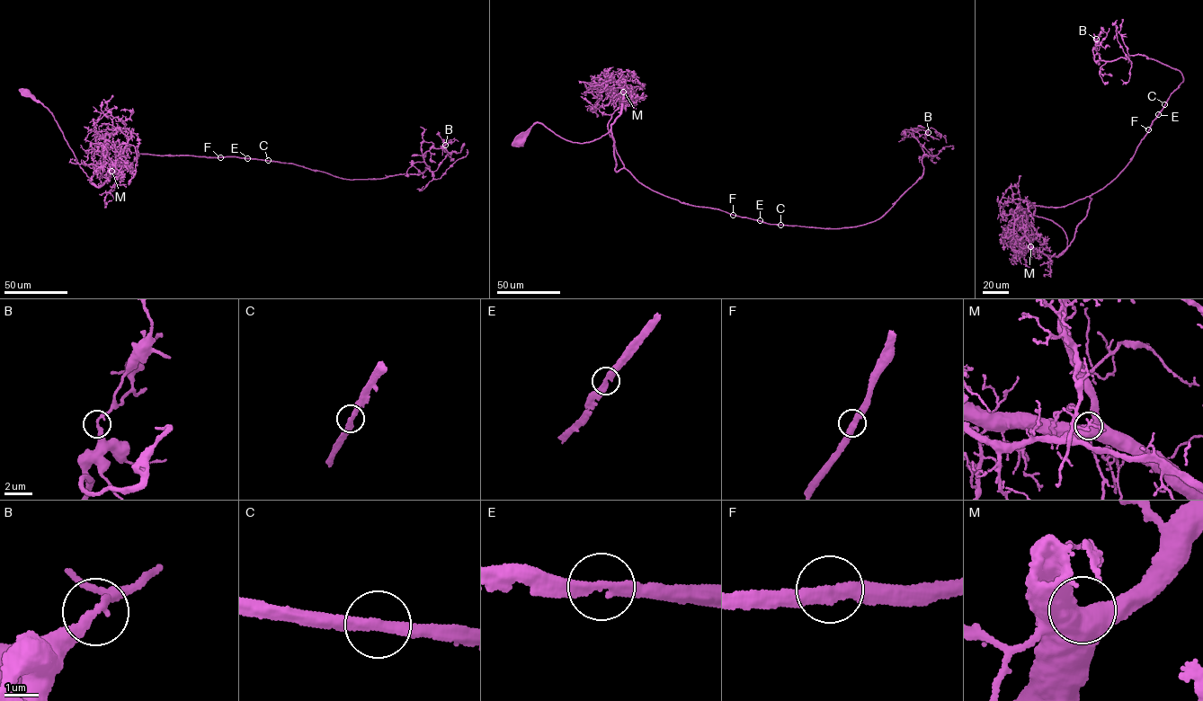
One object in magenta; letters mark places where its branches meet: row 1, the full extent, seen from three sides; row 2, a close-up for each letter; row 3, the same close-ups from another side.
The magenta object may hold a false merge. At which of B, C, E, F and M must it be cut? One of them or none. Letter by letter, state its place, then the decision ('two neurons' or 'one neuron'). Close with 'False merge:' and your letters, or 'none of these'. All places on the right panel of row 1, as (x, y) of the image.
B: (1096, 39) | one neuron
C: (1164, 104) | one neuron
E: (1158, 114) | one neuron
F: (1148, 129) | one neuron
M: (1030, 246) | one neuron
False merge: none of these

